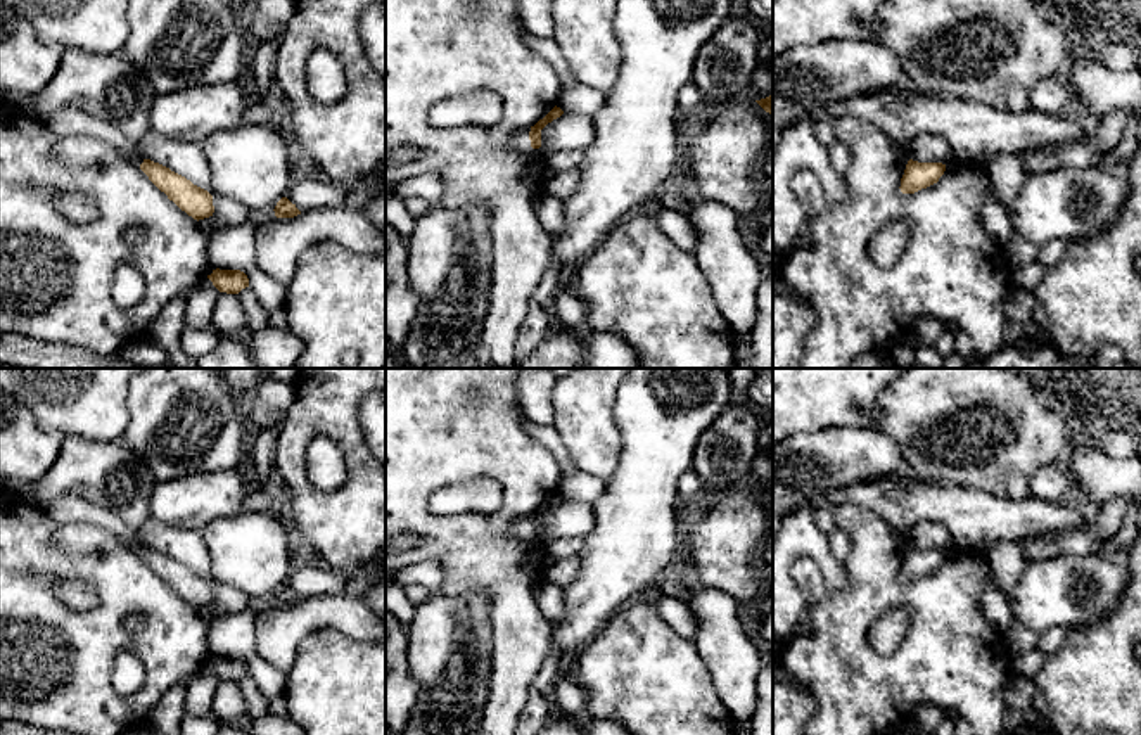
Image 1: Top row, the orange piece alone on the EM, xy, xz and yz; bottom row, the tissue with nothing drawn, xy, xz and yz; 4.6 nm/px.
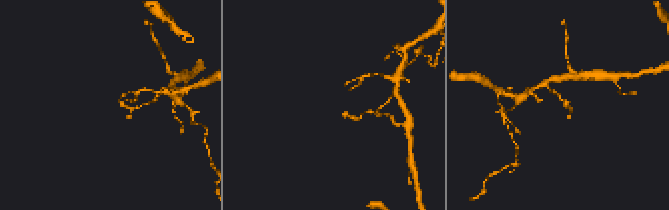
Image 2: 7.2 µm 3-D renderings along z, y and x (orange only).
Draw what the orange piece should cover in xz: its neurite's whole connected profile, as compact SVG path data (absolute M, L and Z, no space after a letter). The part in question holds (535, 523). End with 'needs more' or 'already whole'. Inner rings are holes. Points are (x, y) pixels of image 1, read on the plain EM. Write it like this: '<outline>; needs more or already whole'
M553 495L543 507L539 507L534 514L515 519L507 529L508 538L517 540L539 540L541 534L541 517L560 505L564 498L560 495Z; needs more

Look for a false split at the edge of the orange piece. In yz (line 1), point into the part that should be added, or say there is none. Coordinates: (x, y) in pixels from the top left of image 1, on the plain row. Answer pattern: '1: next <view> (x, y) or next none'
1: next none

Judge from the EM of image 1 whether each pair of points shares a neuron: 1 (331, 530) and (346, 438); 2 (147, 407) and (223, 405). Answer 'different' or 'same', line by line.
1: same
2: same

